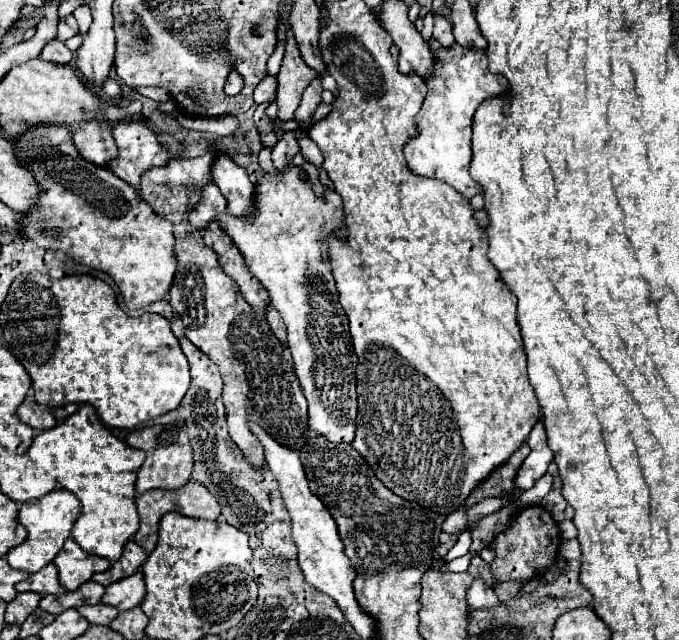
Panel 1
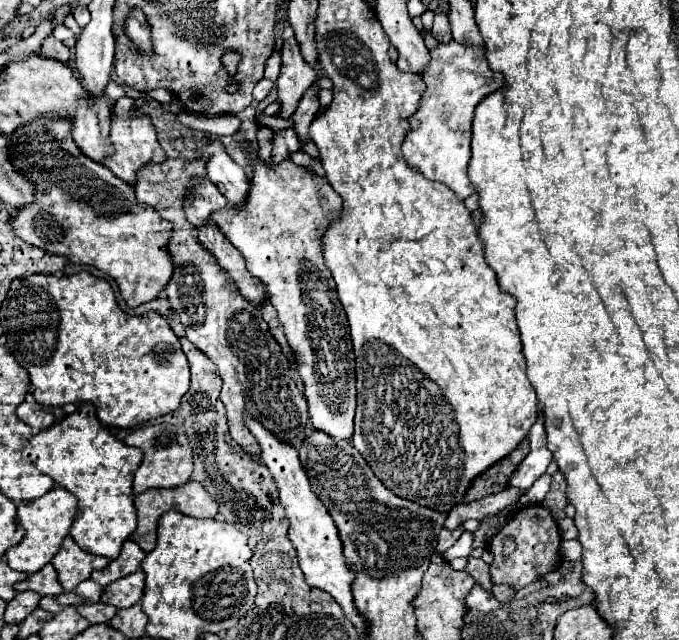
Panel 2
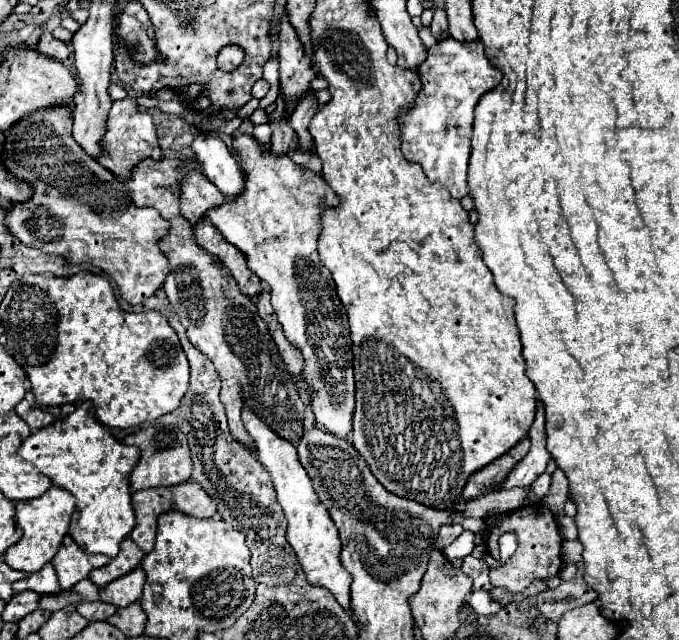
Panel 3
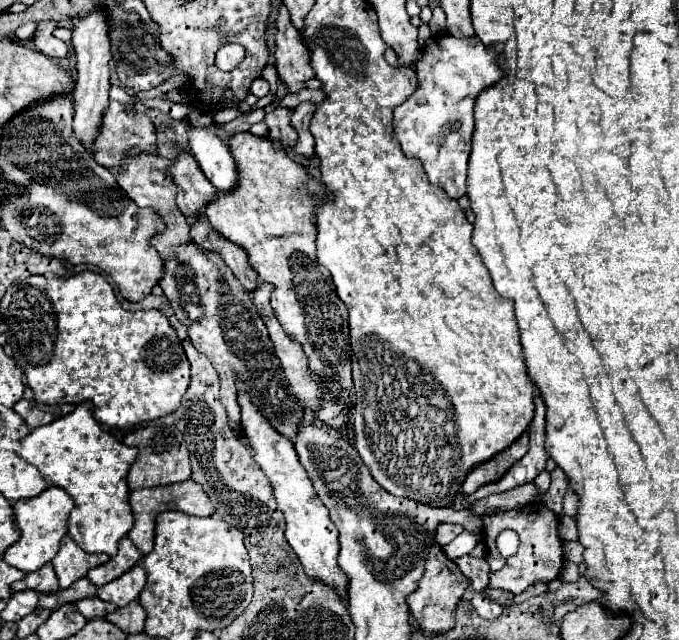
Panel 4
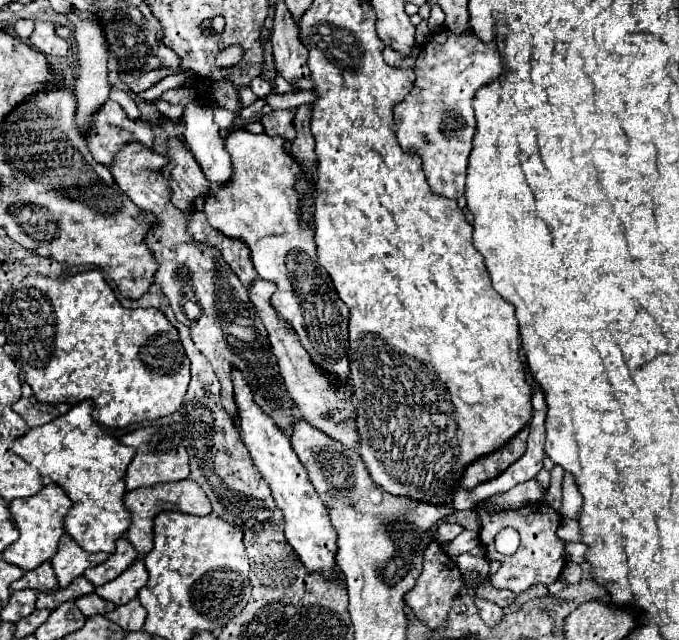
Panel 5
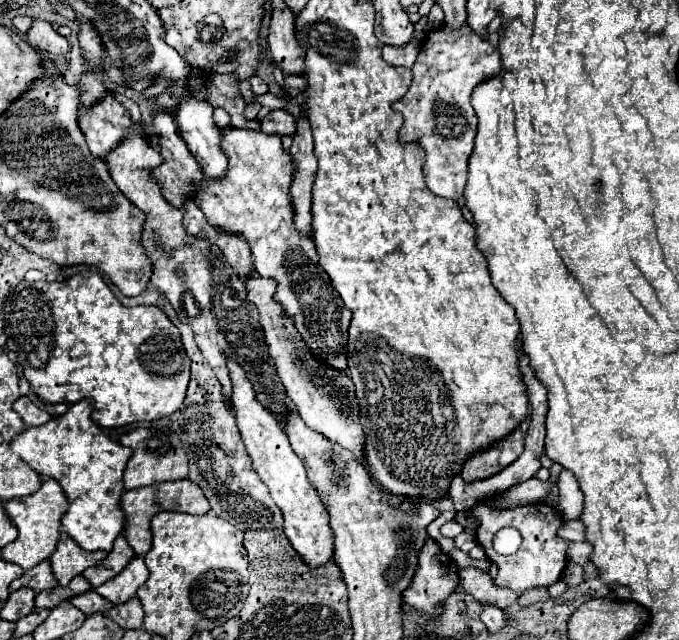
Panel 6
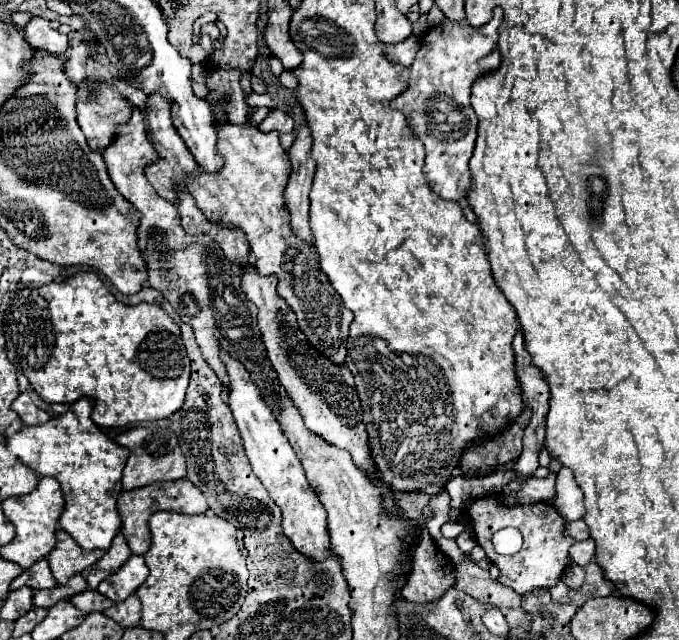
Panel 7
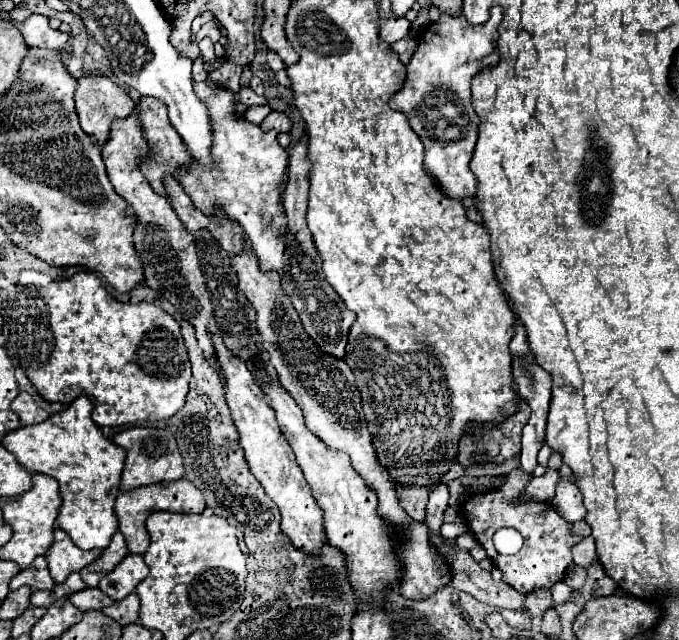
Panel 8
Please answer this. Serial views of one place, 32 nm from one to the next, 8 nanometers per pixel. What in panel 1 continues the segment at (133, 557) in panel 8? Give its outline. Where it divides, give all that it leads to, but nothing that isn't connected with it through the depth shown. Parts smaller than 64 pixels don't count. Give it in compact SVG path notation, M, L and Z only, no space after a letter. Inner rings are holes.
M136 572L124 580L118 580L116 584L106 586L106 594L102 596L102 602L118 608L120 612L126 612L136 608L144 600L144 596L146 596L146 584L142 574Z

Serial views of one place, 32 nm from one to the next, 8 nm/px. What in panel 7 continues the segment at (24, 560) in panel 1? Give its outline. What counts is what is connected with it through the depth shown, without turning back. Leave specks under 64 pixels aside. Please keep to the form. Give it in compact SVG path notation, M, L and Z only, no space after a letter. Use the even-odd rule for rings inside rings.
M50 476L38 480L38 488L26 496L18 498L8 498L2 502L6 518L16 526L16 538L2 546L2 558L20 564L24 570L30 568L34 562L46 558L54 544L56 544L56 528L58 528L58 518L64 510L64 496L60 490L60 484L52 480Z

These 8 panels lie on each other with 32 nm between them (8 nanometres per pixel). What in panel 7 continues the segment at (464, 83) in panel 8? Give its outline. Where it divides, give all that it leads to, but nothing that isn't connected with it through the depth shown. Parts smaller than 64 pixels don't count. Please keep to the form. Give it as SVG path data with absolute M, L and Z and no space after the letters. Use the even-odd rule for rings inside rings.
M496 8L494 18L484 26L484 28L472 28L466 20L460 24L452 24L450 20L444 20L438 27L430 28L422 36L422 46L416 54L414 64L410 66L410 84L402 96L392 100L392 108L400 110L406 116L408 130L424 144L426 148L426 164L424 164L424 176L428 180L428 186L432 192L436 192L442 198L448 200L460 200L464 198L466 190L470 188L470 170L468 170L468 160L474 150L476 142L476 128L478 128L478 118L474 116L472 104L470 104L470 90L472 84L488 74L500 68L500 52L496 50L498 46L498 28L502 24L502 12Z

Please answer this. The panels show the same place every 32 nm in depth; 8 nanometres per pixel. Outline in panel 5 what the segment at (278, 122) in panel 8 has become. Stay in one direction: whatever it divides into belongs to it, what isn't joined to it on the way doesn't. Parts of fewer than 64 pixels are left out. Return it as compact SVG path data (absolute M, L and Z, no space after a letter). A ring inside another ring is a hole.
M272 110L270 114L266 114L262 118L262 124L266 128L266 134L268 136L280 136L280 138L292 142L296 138L292 116L294 114L290 110Z

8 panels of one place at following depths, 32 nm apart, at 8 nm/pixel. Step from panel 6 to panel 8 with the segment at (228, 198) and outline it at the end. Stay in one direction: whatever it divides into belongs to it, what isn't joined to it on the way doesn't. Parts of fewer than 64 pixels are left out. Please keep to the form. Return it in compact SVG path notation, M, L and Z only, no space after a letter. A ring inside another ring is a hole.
M194 82L194 92L204 104L208 104L208 112L212 118L214 132L214 168L204 168L202 164L192 164L184 172L178 172L178 182L184 192L196 202L196 208L206 216L212 216L216 208L224 210L228 220L242 226L250 248L254 250L262 272L278 272L282 278L282 292L290 298L296 308L300 322L306 334L314 340L314 344L334 356L344 358L344 348L348 340L348 332L354 318L334 288L328 284L320 266L312 260L306 262L308 254L298 246L298 240L288 232L288 220L280 206L280 186L284 184L284 174L288 166L288 154L278 144L278 132L262 132L256 124L246 120L236 120L234 116L234 96L226 88L218 88L212 82Z

